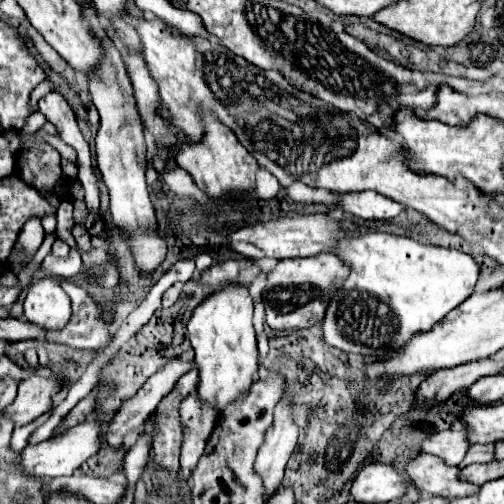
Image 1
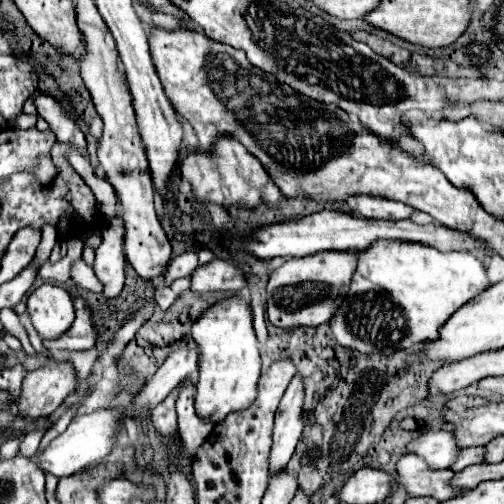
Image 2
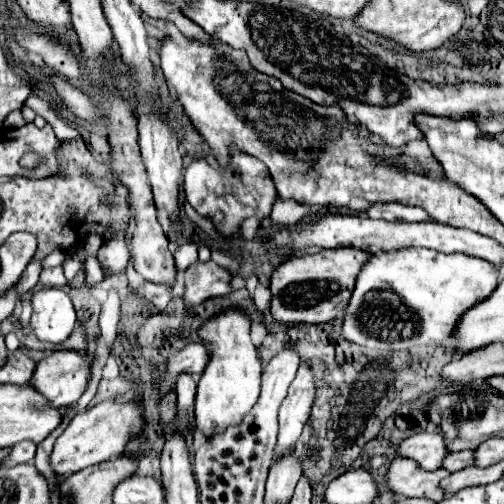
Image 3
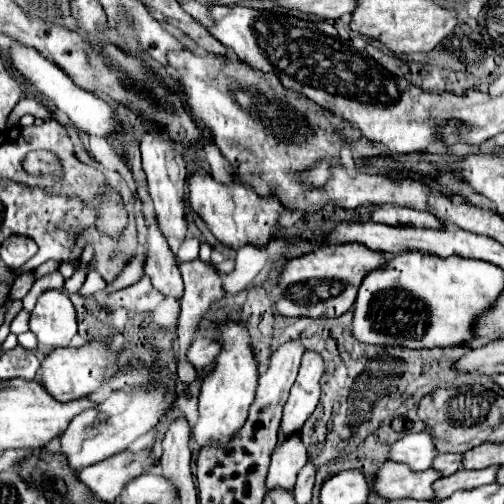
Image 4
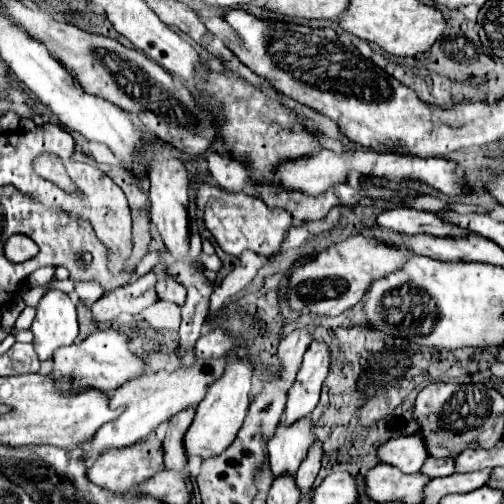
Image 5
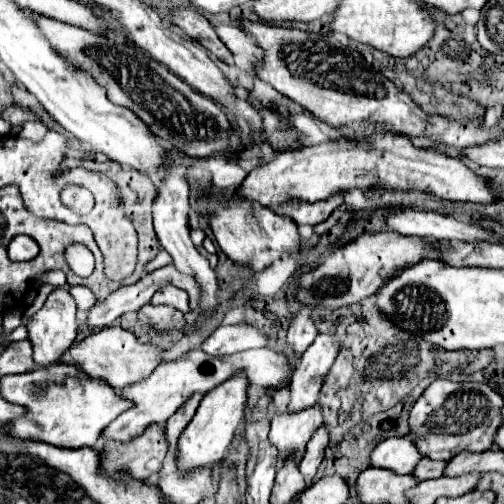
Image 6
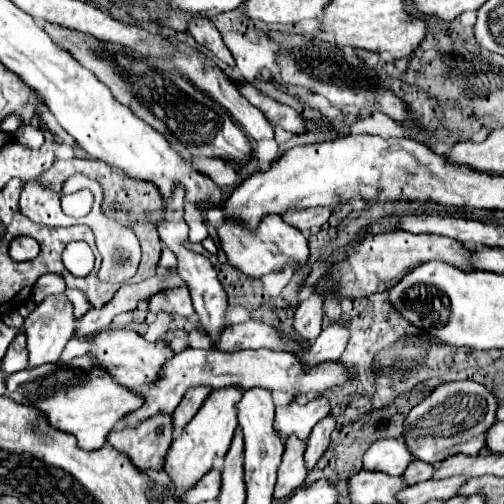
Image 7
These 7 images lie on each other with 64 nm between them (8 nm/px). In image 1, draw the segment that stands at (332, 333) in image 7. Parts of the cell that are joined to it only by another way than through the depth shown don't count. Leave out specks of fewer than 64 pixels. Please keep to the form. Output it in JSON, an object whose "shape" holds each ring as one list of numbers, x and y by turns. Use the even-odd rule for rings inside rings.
{"shape":[[282,400,274,410,274,422,266,430,264,442,254,462,254,470,262,478,262,484,266,490,264,500,274,496,276,490,280,488,286,462,292,456,292,450,296,446,298,428,292,422,290,414,292,414,292,402]]}

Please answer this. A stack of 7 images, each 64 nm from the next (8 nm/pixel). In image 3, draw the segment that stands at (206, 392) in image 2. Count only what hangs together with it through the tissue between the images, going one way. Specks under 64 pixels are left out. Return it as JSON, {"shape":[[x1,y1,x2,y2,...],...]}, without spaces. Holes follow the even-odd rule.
{"shape":[[238,306,226,308,212,316,198,330,200,340,208,348,208,364,202,372,196,392,196,424,206,434,212,436,222,432,230,424,238,424,242,416,256,404,260,396,260,356,258,348,250,338,250,314]]}

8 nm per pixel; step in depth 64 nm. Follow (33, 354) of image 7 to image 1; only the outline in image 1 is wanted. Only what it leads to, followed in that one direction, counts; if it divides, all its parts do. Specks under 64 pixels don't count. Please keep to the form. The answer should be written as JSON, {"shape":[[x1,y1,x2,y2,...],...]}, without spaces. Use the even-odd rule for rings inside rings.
{"shape":[[52,278,32,280,26,286,24,316,46,330,62,328,70,320,70,298]]}

